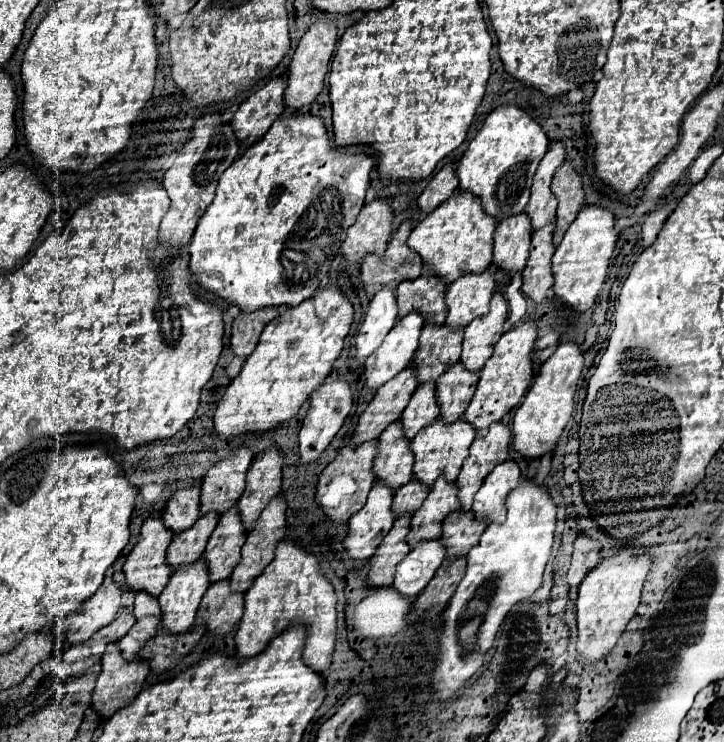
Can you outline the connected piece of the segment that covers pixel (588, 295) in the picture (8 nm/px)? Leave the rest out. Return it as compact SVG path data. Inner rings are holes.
M594 204L584 206L578 212L576 220L566 230L562 242L558 244L554 252L554 258L552 258L554 292L564 304L574 308L576 312L584 312L596 302L596 296L606 280L610 258L614 254L616 240L618 240L614 222L616 218L608 208L594 206Z

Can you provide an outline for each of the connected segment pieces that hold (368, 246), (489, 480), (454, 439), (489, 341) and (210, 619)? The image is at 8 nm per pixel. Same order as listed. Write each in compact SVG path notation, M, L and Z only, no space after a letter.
M374 198L372 202L366 202L342 242L342 254L346 260L362 262L368 252L382 256L392 236L392 220L394 212L390 198Z
M506 460L494 466L494 470L484 478L478 494L474 496L472 512L476 514L476 518L486 522L502 522L506 518L506 494L516 488L518 480L520 468L514 460Z
M436 418L430 426L424 426L416 436L414 436L414 444L412 444L412 452L414 452L414 476L418 480L422 480L424 484L432 486L432 482L444 474L448 482L454 482L464 458L468 456L468 448L472 444L476 436L474 426L470 426L470 422L466 422L464 418L458 418L456 422L444 422L442 418Z
M500 290L494 292L490 302L490 312L482 318L474 318L464 330L462 364L468 370L480 370L492 354L492 346L500 340L504 332L504 322L508 316L508 306Z
M230 580L214 582L206 590L198 614L196 624L206 624L208 632L222 636L232 630L232 626L242 618L244 612L244 592L234 592Z

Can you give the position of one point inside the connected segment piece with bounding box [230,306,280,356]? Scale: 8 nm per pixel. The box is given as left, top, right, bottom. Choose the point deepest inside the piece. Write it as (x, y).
(246, 330)

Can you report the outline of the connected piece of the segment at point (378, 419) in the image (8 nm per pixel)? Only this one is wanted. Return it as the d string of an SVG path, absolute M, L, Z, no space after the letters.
M406 366L402 374L386 382L386 386L380 386L374 400L368 404L358 420L352 444L362 444L366 440L378 438L390 422L398 420L416 386L418 382L414 382L414 370L410 370L410 366Z

